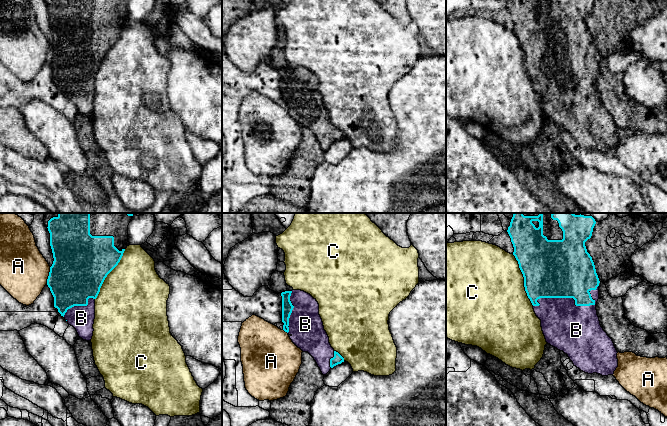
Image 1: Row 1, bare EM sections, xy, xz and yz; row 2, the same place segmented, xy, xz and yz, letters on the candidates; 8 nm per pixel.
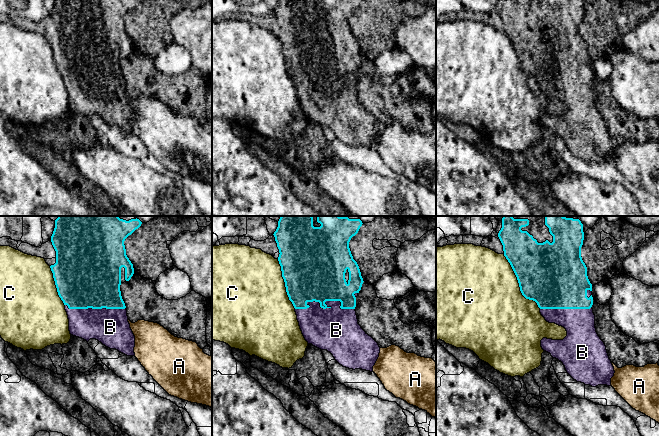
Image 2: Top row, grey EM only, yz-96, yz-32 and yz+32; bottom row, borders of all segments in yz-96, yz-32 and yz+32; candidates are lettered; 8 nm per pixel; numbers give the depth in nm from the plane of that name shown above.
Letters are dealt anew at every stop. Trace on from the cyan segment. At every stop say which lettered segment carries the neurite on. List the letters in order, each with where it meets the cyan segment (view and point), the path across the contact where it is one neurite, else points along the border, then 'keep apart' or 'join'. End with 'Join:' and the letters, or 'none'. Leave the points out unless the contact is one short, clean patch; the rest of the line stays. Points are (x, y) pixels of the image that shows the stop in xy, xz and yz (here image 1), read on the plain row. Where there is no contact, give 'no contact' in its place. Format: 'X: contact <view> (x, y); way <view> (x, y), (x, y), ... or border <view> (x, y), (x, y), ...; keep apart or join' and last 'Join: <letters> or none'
A: contact xy (49, 51); keep apart
B: contact yz (572, 73); join
C: contact yz (524, 56); keep apart
Join: B

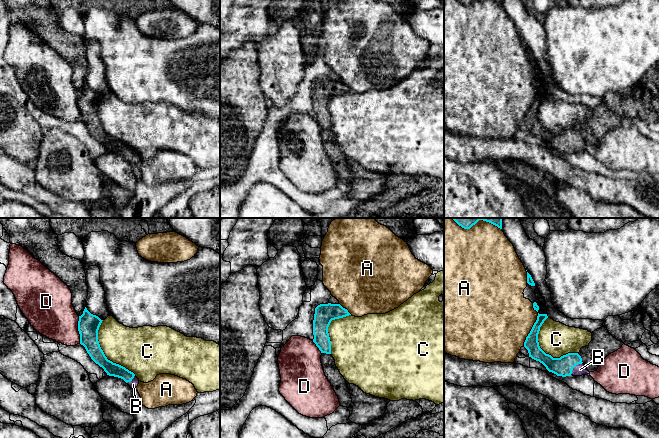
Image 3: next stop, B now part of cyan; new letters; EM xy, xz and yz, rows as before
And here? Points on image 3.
A: contact yz (534, 100); keep apart
B: contact yz (574, 142); way yz (563, 142), (574, 142), (580, 145); join
C: contact yz (543, 127); keep apart
D: contact xy (78, 105); keep apart
Join: B

